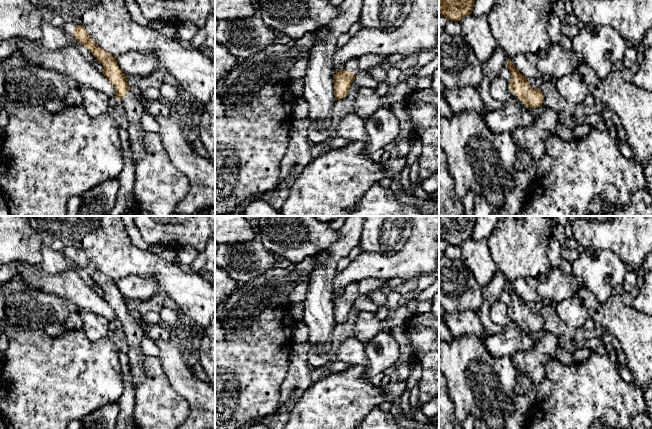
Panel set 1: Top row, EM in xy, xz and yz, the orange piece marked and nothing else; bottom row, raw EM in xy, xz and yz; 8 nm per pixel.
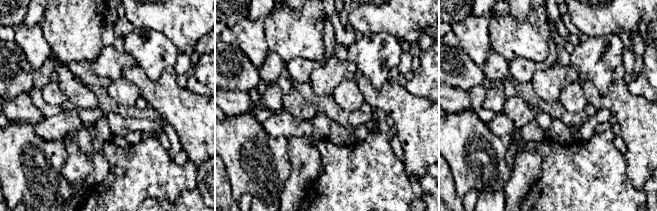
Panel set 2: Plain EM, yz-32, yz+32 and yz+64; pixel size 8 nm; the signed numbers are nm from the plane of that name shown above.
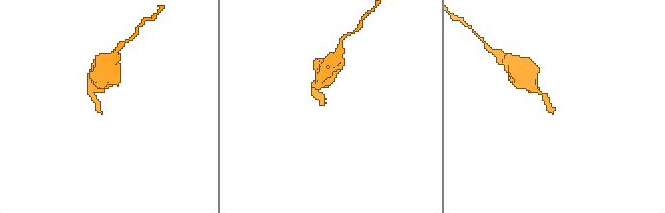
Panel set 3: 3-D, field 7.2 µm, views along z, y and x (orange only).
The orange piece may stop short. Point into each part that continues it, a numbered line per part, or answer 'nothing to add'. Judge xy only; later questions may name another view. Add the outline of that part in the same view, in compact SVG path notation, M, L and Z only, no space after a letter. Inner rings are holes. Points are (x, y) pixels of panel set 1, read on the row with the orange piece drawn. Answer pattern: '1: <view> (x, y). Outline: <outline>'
1: xy (68, 28). Outline: M67 23L63 26L63 30L66 34L73 36L73 28L74 28L75 24L73 23Z
2: xy (134, 110). Outline: M132 90L127 92L126 96L118 101L124 107L129 120L127 132L129 134L130 150L134 164L136 164L146 155L146 150L144 149L144 137L146 132L141 124L141 118L145 114L145 110Z

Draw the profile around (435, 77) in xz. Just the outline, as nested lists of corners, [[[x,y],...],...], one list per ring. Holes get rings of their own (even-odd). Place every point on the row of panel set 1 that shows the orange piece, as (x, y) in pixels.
[[[439,69],[436,70],[433,75],[431,76],[431,89],[439,94]]]

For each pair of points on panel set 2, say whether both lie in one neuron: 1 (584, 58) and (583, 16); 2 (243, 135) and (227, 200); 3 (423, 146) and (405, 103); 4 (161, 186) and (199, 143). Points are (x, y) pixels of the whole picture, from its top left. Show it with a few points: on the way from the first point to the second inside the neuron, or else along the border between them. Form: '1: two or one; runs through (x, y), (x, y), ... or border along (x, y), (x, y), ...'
1: two; border along (607, 33), (583, 37)
2: two; border along (225, 170), (230, 185), (230, 193), (235, 200)
3: one; runs through (423, 135), (423, 126), (411, 114)
4: two; border along (188, 160), (197, 167)

